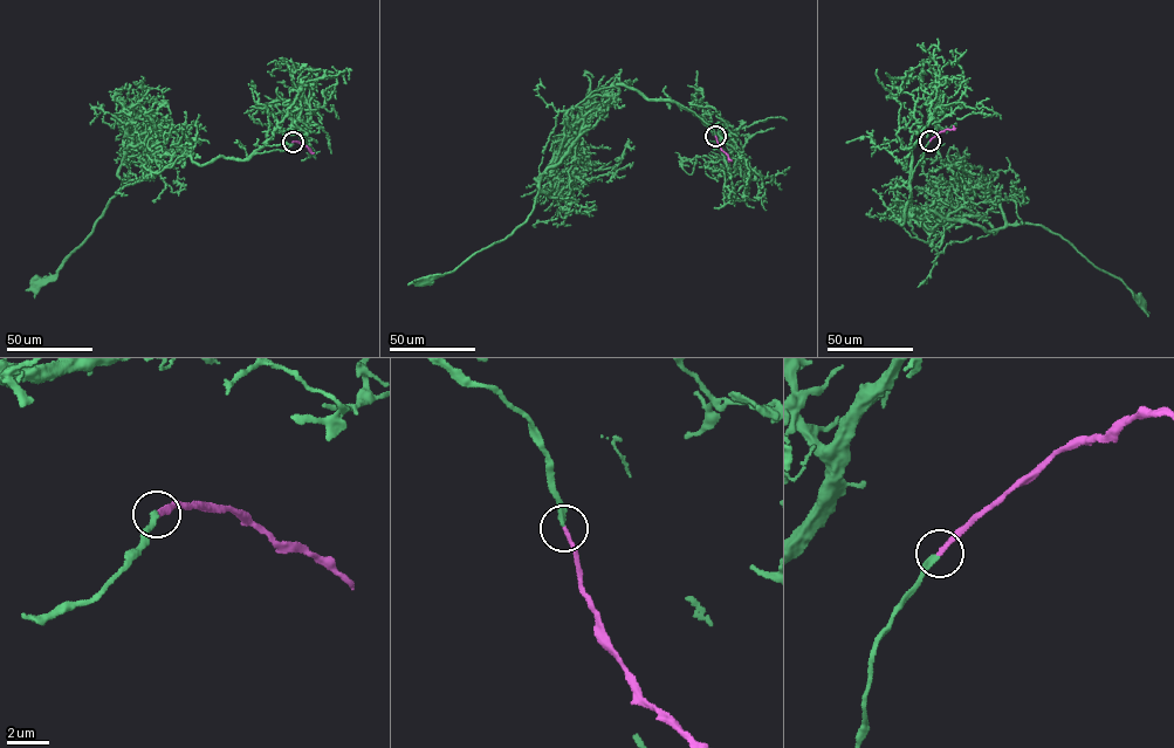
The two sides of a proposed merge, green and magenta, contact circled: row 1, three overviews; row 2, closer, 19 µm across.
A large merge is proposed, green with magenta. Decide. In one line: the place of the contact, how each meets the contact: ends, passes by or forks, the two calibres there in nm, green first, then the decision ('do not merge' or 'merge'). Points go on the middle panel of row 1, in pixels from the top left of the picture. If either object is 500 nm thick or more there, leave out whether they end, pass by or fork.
at (715, 136); green ends there; magenta ends there; 280 nm thick on the green side, 200 nm on the other; merge

